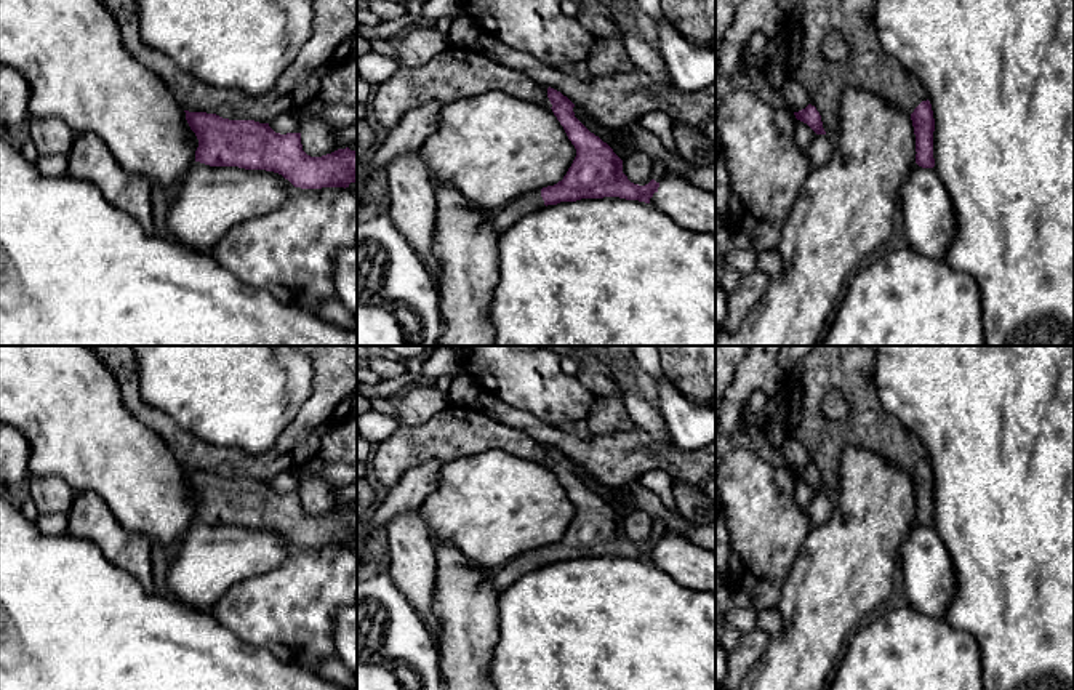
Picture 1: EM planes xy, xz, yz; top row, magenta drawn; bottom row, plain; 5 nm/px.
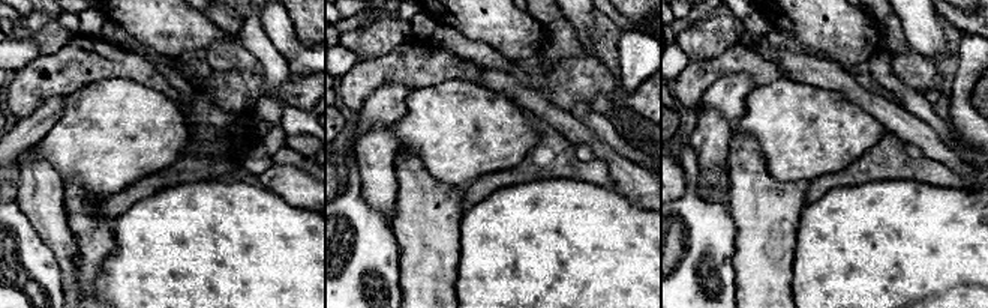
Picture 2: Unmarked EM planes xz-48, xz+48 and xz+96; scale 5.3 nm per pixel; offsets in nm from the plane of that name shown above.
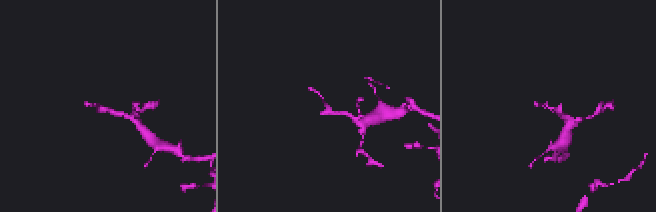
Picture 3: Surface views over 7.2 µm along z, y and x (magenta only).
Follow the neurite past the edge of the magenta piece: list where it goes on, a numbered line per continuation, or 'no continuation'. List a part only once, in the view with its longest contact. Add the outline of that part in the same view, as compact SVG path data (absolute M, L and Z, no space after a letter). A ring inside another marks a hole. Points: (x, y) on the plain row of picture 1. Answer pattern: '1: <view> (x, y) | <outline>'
1: xz (530, 561) | M535 548L511 559L503 567L496 568L491 575L491 584L501 592L527 573L531 573L544 565L546 564L541 556L541 548Z

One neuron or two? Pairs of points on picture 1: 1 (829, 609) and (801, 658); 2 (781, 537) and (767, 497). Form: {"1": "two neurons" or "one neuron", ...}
{"1": "one neuron", "2": "one neuron"}

